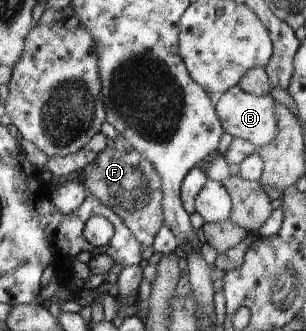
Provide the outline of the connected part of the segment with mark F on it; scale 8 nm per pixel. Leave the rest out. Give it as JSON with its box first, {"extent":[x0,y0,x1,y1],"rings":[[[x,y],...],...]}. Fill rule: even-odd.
{"extent":[82,147,164,253],"rings":[[[105,147],[96,156],[94,163],[89,163],[82,170],[84,187],[89,189],[92,196],[97,197],[105,206],[113,209],[124,219],[125,225],[149,253],[155,233],[163,227],[161,207],[164,207],[163,179],[153,163],[135,149],[125,153]]]}

